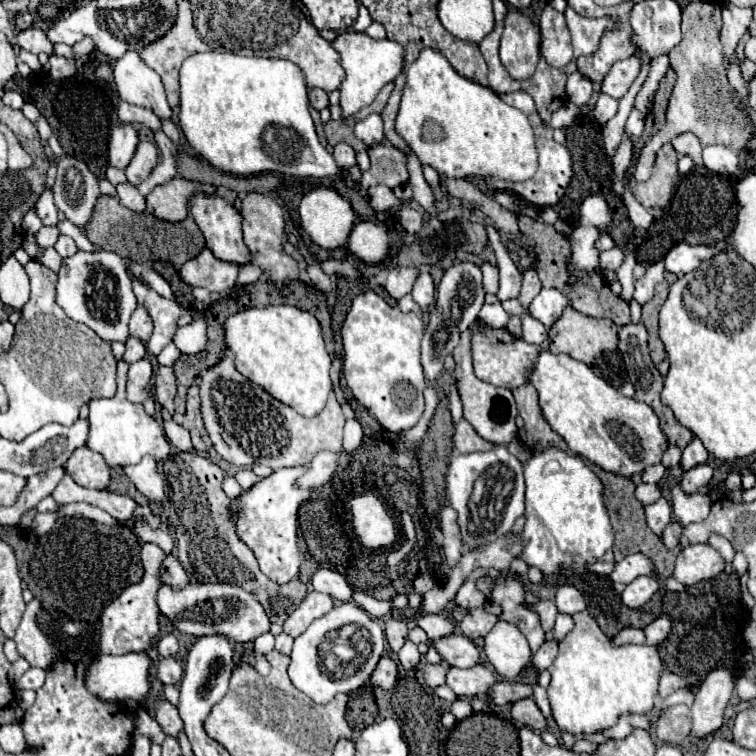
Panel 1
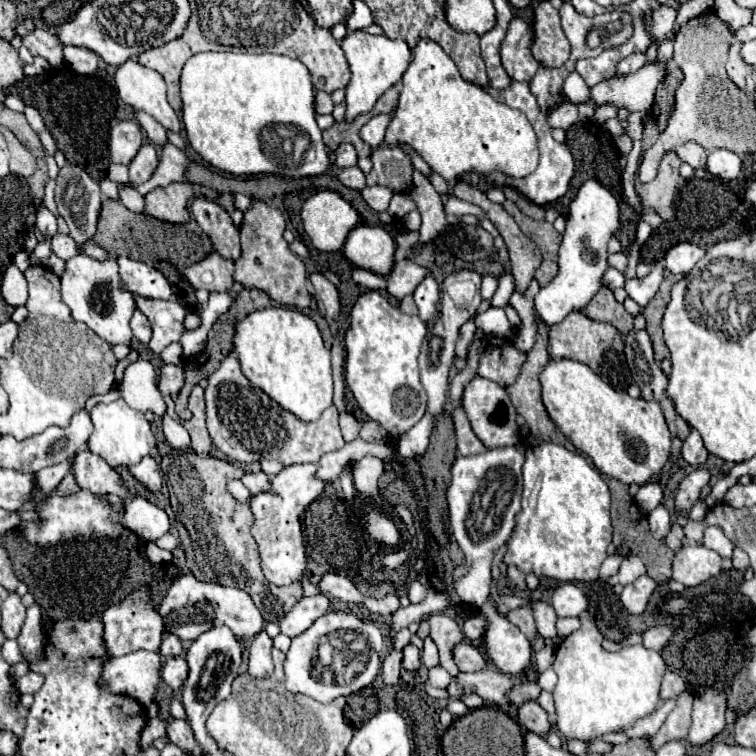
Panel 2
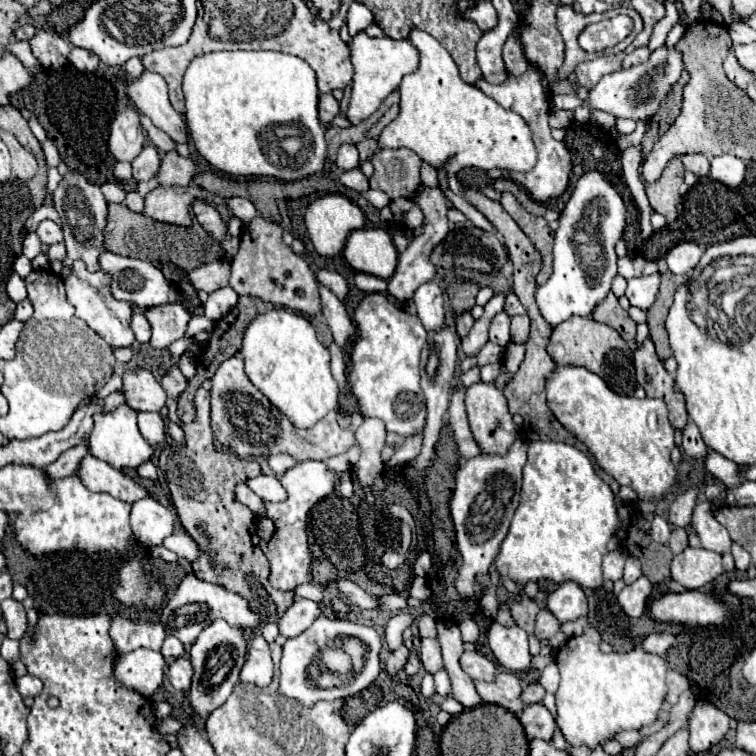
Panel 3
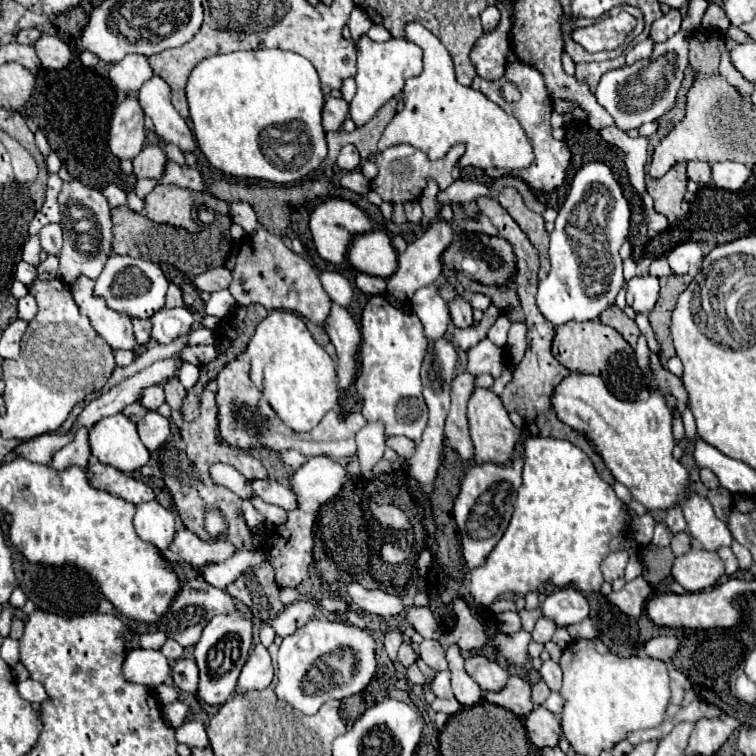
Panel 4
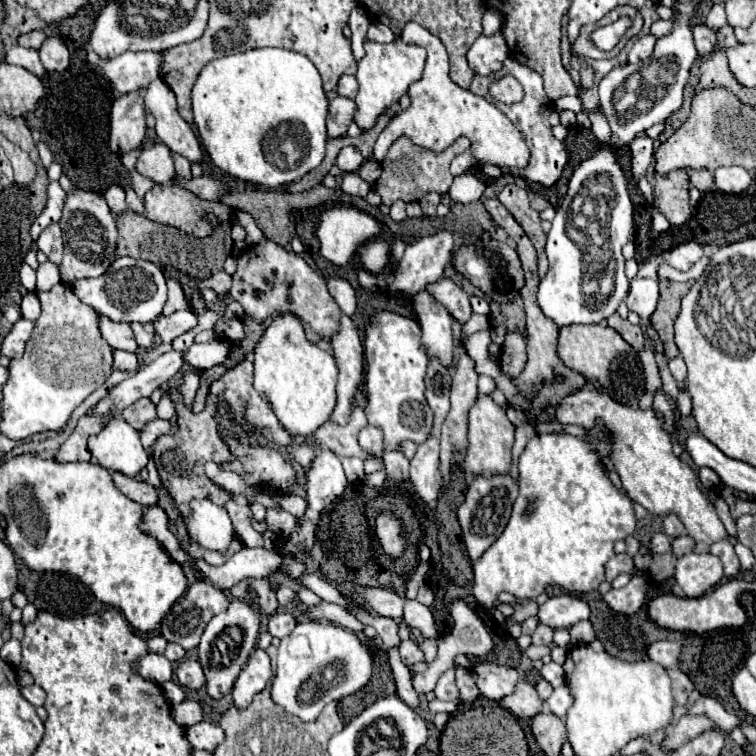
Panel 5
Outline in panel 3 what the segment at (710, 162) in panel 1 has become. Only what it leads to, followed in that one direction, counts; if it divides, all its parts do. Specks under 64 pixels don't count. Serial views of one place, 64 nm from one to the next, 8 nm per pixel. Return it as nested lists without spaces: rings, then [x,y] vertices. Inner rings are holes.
[[[732,154],[710,158],[710,178],[724,186],[736,188],[738,184],[742,184],[744,174],[746,174],[744,160],[736,158]]]

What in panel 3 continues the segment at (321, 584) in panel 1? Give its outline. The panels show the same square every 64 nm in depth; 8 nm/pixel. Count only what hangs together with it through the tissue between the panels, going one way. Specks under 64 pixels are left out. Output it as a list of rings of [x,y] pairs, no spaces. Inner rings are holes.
[[[336,580],[334,584],[336,584],[338,592],[342,596],[346,596],[352,606],[358,606],[358,608],[364,608],[364,610],[380,610],[380,598],[366,594],[358,584],[354,584],[350,580]]]

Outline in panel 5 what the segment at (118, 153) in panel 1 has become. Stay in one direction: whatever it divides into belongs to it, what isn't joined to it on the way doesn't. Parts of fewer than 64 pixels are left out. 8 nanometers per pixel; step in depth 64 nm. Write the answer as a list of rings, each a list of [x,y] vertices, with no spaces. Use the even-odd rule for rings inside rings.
[[[144,88],[114,100],[110,114],[109,145],[114,152],[126,154],[142,146],[146,136]]]

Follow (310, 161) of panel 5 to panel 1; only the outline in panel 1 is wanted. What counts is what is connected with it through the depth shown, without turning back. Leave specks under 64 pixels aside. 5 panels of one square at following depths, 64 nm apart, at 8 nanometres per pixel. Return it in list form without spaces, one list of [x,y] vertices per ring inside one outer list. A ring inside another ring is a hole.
[[[232,52],[192,54],[180,70],[178,118],[190,146],[222,172],[234,176],[278,172],[340,178],[334,156],[316,136],[304,72],[290,60],[238,56]]]

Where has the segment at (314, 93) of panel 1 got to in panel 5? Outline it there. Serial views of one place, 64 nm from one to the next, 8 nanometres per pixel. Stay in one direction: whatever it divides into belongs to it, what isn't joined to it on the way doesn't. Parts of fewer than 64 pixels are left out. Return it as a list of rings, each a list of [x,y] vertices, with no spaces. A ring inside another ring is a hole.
[[[336,96],[328,108],[328,120],[326,120],[328,136],[330,138],[346,136],[348,126],[354,120],[354,114],[356,114],[356,102],[344,96]]]

